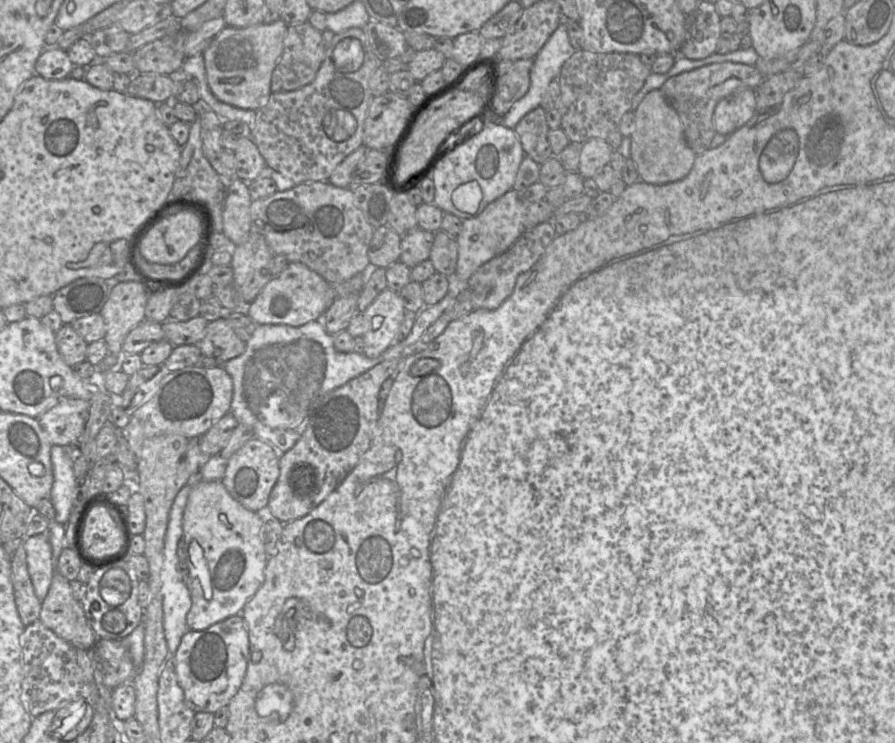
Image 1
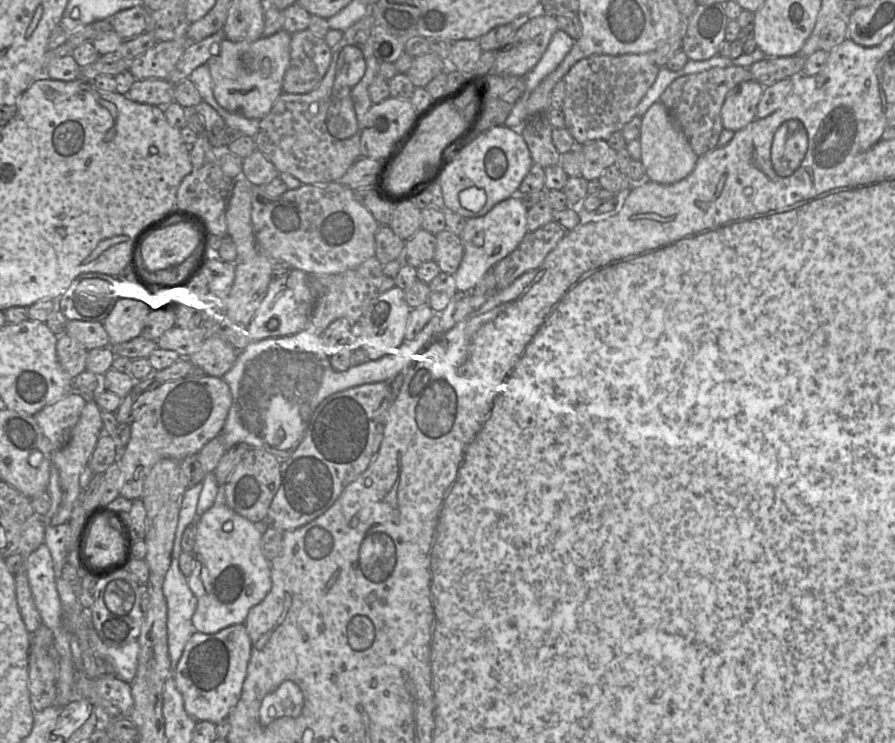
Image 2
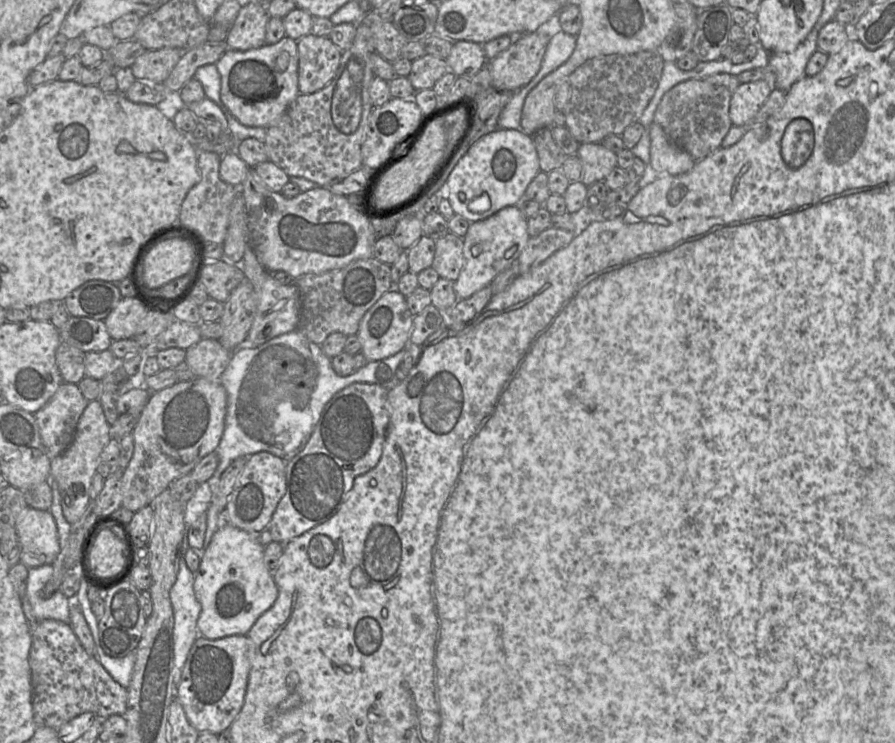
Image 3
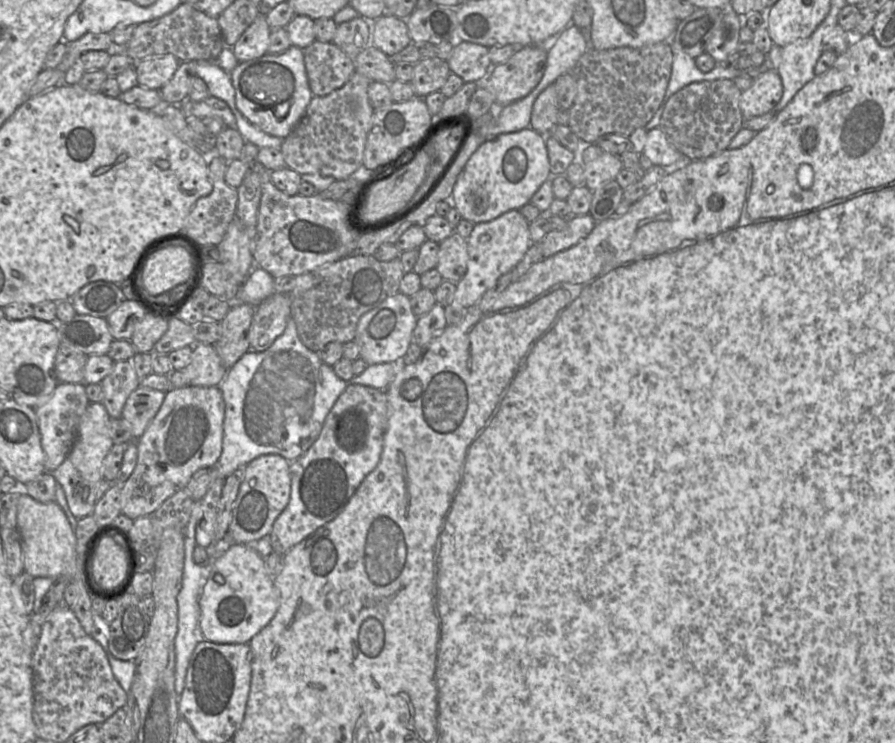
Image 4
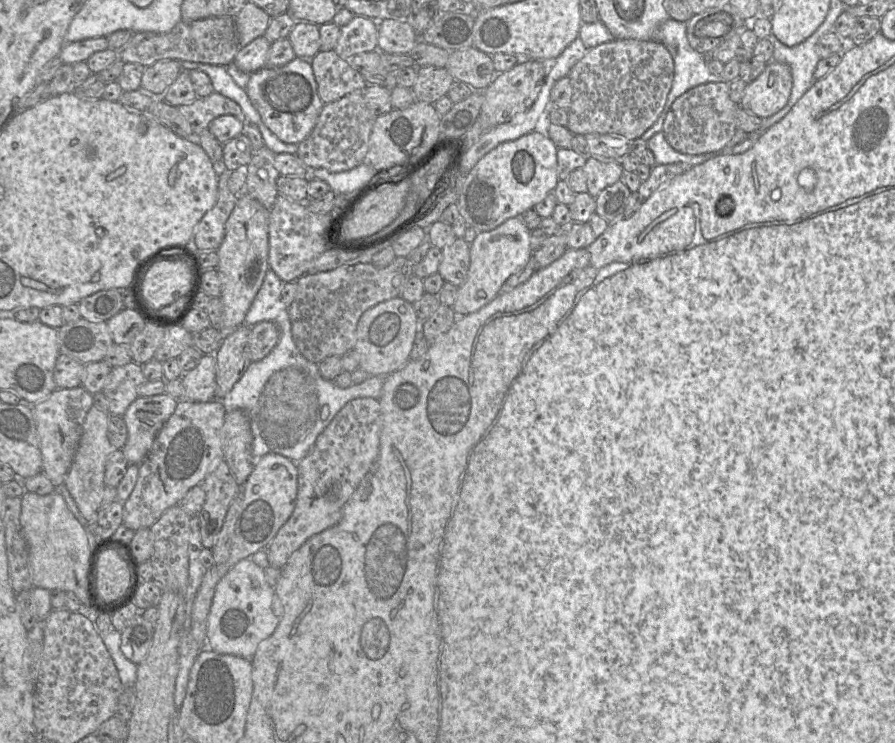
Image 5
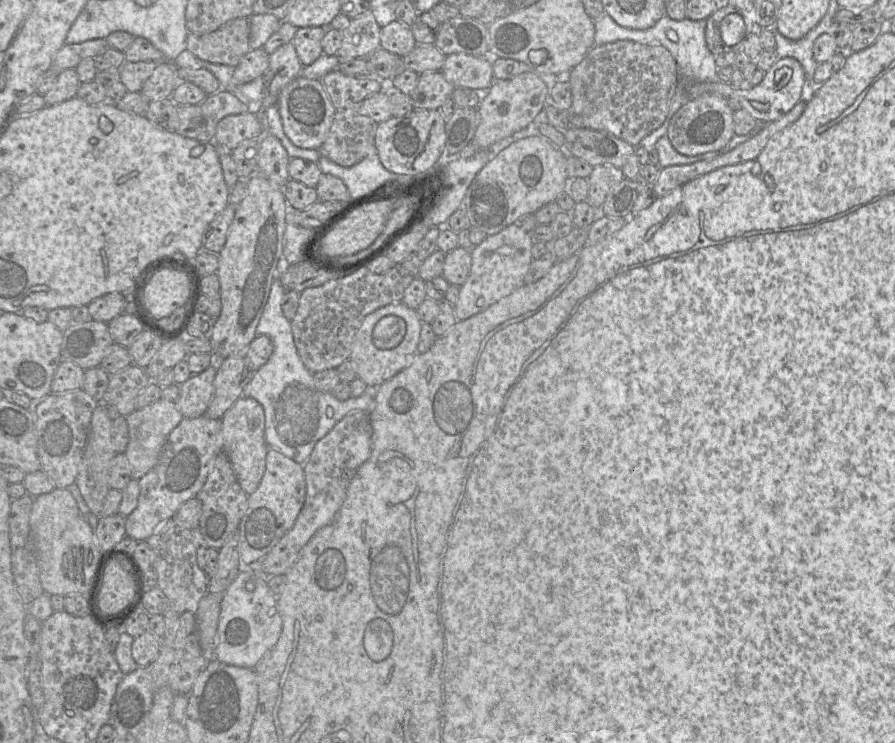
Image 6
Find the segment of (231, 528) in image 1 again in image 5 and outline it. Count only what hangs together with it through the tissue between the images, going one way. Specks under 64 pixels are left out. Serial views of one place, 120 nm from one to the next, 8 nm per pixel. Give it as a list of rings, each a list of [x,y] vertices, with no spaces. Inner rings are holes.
[[[250,558],[240,560],[218,583],[208,616],[207,648],[220,654],[231,654],[251,659],[259,644],[277,629],[283,608],[278,601],[275,588],[266,579],[265,569]]]

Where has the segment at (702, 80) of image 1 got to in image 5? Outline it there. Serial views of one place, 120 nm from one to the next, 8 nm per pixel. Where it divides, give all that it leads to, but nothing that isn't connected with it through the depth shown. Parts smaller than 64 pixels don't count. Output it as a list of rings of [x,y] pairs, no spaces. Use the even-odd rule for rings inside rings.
[[[711,82],[696,86],[673,102],[662,132],[676,151],[698,155],[716,154],[725,150],[737,131],[736,112],[739,107],[729,96],[729,83]]]

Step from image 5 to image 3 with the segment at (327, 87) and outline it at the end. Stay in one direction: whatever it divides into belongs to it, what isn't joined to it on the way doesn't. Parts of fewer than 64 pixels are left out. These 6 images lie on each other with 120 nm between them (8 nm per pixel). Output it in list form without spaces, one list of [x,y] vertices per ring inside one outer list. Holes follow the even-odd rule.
[[[312,33],[297,41],[297,49],[300,94],[312,94],[326,87],[338,70],[342,50],[329,37]]]

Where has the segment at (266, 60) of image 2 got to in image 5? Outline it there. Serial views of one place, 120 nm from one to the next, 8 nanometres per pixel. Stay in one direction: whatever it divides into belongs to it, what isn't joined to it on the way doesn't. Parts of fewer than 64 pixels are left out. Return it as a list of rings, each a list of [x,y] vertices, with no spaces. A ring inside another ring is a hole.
[[[299,57],[286,65],[264,66],[252,73],[246,92],[265,126],[281,141],[290,144],[299,144],[311,134],[325,105],[318,94],[310,60]]]

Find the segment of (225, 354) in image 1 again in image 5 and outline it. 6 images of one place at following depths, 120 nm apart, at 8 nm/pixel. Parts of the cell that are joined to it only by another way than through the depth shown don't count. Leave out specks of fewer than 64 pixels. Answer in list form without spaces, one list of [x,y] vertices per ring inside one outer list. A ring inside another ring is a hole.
[[[203,354],[198,365],[184,372],[184,399],[192,402],[208,402],[216,399],[216,360],[214,354]]]

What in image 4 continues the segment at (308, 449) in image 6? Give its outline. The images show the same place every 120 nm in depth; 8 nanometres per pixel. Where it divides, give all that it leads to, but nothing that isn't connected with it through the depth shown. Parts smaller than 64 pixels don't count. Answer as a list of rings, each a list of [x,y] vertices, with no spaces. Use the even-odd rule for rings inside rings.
[[[254,267],[245,282],[240,286],[238,293],[236,294],[236,301],[231,303],[247,303],[253,305],[254,307],[258,306],[262,301],[275,293],[275,282],[274,278],[265,270]],[[289,318],[285,331],[265,351],[245,353],[230,369],[219,386],[224,402],[222,452],[215,466],[228,477],[237,469],[262,455],[280,455],[295,461],[303,456],[321,433],[325,419],[333,405],[349,384],[358,384],[385,390],[398,371],[401,363],[381,363],[369,365],[359,376],[349,382],[336,376],[333,368],[325,364],[319,354],[308,349],[300,340],[293,318]]]

